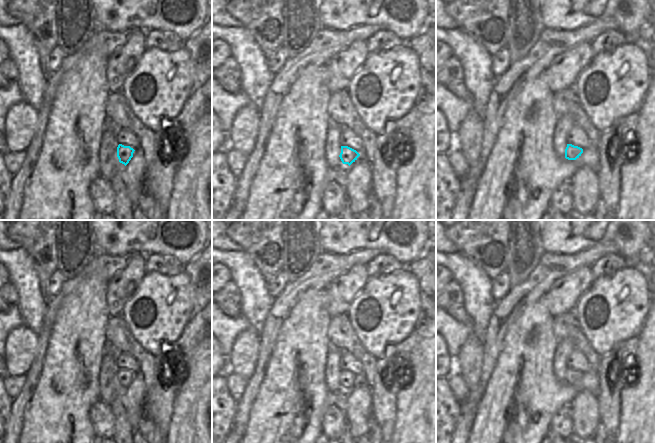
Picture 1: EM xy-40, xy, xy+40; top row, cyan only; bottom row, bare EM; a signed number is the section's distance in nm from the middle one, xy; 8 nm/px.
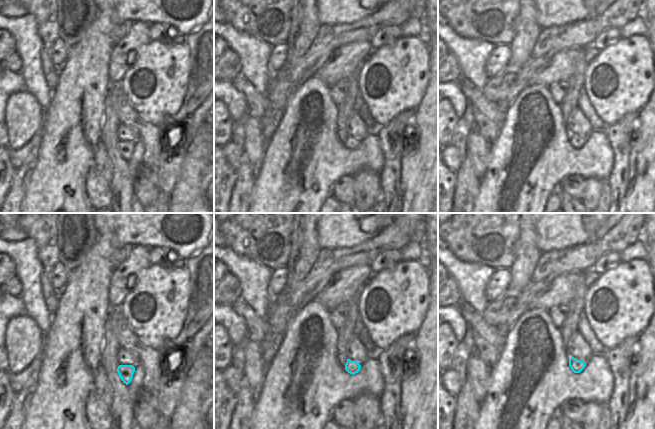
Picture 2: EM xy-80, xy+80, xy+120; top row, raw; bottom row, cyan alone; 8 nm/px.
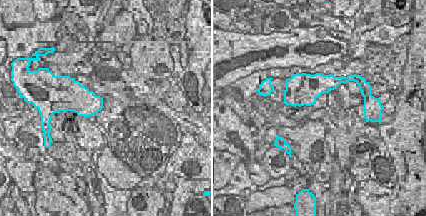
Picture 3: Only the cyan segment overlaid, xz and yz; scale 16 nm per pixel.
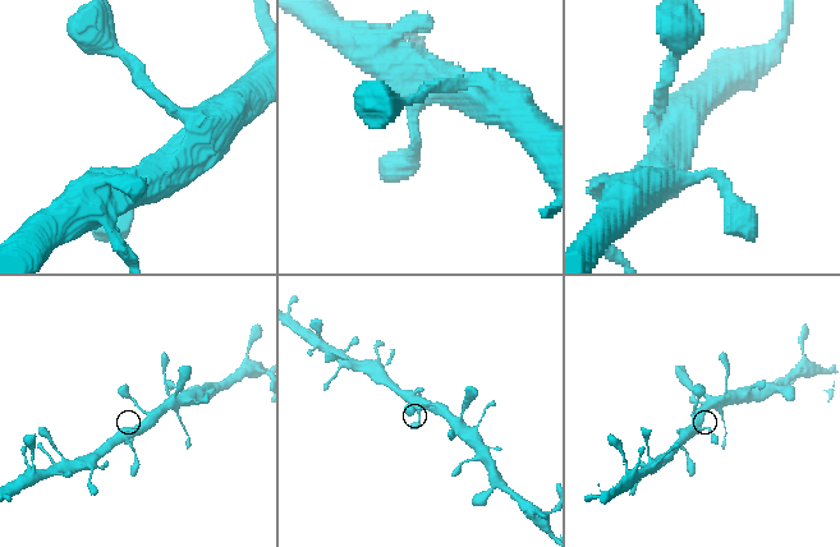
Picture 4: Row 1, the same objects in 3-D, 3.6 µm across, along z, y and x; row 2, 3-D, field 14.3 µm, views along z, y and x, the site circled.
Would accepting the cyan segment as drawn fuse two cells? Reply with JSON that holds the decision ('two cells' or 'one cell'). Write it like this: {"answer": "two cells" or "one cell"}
{"answer": "one cell"}

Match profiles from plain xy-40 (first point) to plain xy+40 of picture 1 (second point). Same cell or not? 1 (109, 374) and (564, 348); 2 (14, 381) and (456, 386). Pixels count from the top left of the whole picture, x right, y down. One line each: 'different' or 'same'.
1: same
2: same

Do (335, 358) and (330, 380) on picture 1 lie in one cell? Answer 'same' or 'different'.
same

